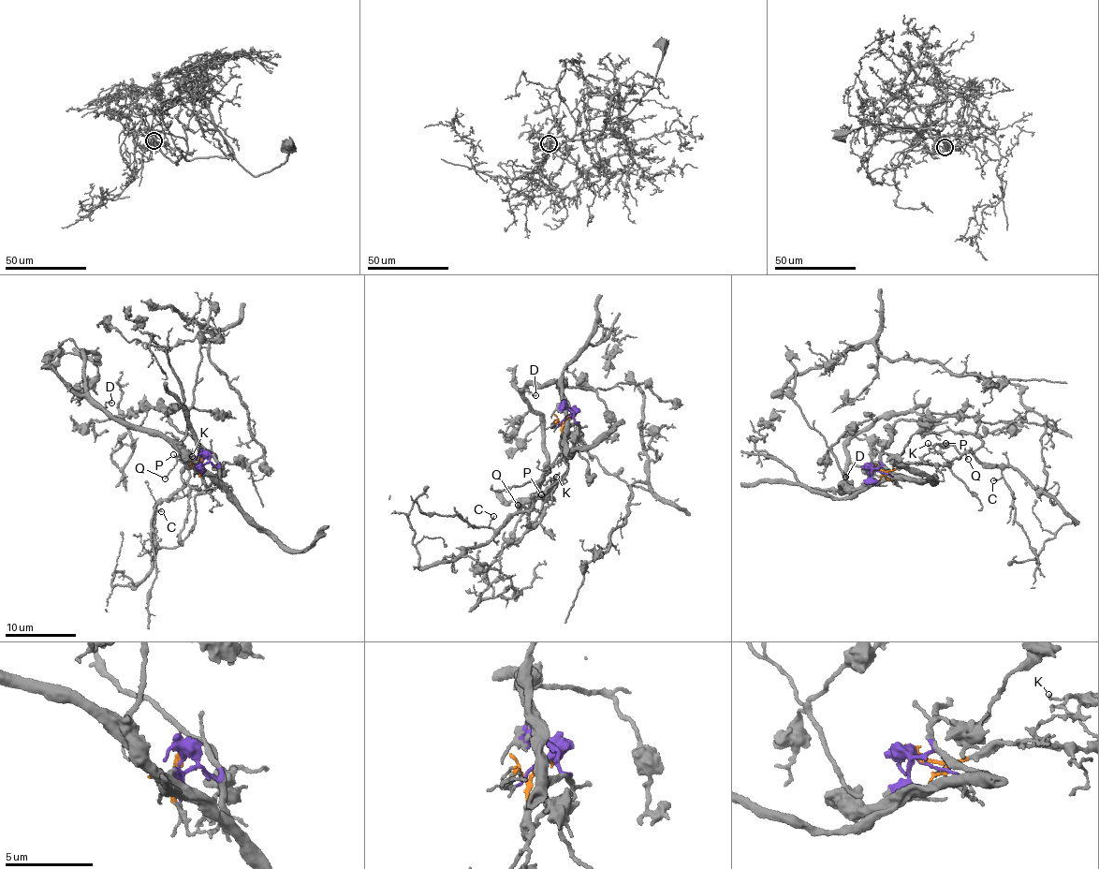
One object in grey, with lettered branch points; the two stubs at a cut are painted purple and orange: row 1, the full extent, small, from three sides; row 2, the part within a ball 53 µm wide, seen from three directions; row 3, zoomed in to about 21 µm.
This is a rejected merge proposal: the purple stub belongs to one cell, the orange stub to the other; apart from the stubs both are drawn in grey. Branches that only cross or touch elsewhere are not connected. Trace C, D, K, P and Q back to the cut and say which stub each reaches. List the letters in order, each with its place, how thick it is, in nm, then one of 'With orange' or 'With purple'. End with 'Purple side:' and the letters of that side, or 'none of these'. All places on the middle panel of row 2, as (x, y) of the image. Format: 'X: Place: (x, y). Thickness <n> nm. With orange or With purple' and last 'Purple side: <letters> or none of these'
C: Place: (493, 516). Thickness 120 nm. With orange
D: Place: (535, 395). Thickness 110 nm. With purple
K: Place: (556, 477). Thickness 130 nm. With orange
P: Place: (541, 494). Thickness 130 nm. With orange
Q: Place: (518, 505). Thickness 120 nm. With orange
Purple side: D

